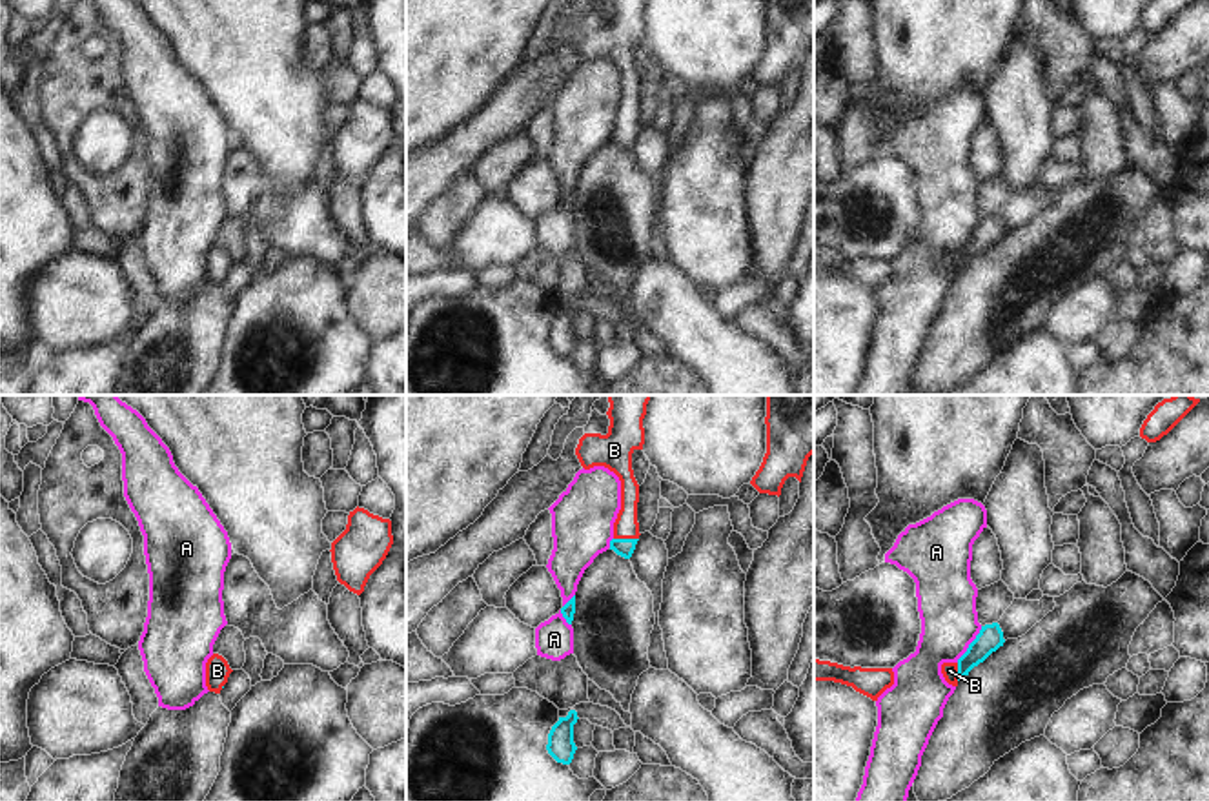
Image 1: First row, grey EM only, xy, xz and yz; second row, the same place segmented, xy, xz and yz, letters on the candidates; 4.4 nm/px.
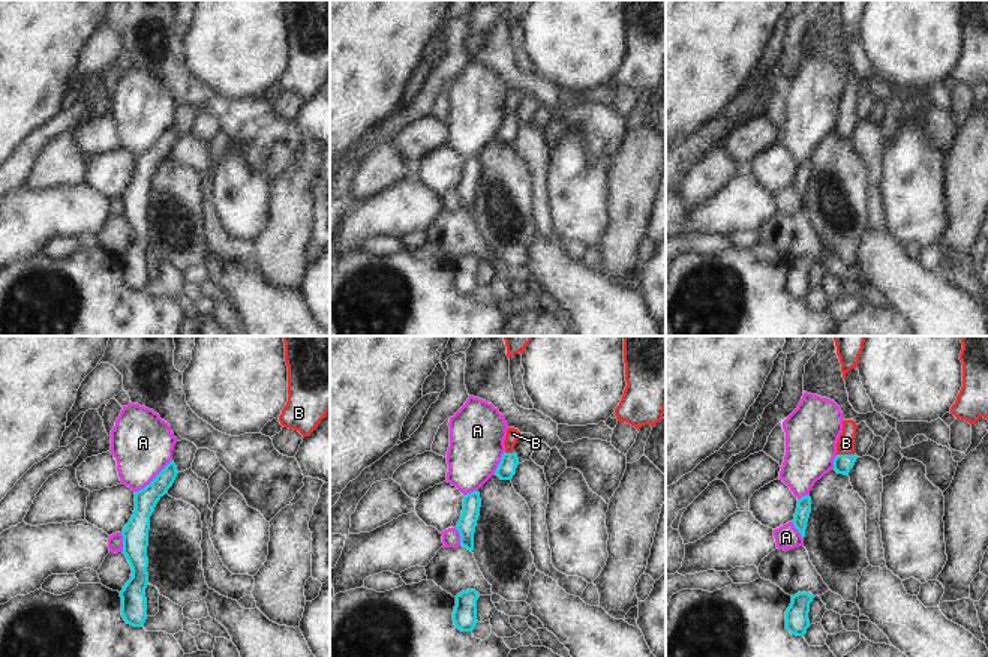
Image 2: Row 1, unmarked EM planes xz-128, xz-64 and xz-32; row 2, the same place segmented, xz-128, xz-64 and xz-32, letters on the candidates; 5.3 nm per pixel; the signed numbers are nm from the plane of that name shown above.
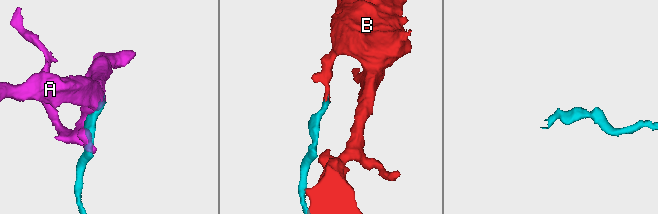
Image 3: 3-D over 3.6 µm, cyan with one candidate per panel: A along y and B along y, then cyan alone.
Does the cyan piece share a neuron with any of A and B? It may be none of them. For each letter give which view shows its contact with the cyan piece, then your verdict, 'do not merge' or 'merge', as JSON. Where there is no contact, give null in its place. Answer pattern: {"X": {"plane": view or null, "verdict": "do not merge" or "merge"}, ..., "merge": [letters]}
{"A": {"plane": "yz", "verdict": "do not merge"}, "B": {"plane": "xz", "verdict": "merge"}, "merge": ["B"]}

